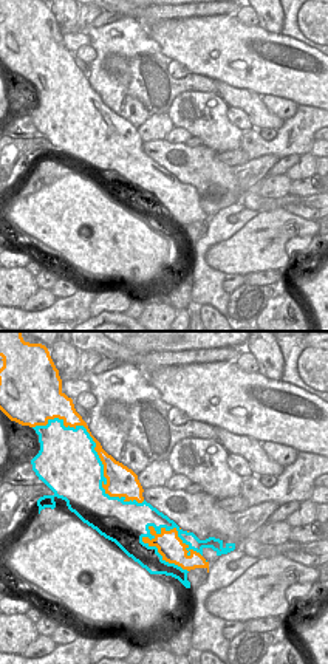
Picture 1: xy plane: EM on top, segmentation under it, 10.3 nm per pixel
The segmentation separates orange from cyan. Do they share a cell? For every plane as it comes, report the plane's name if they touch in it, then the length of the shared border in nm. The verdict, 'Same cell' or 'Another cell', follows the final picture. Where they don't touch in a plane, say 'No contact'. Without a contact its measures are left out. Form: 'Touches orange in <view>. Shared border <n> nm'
Touches orange in xy. Shared border 1400 nm

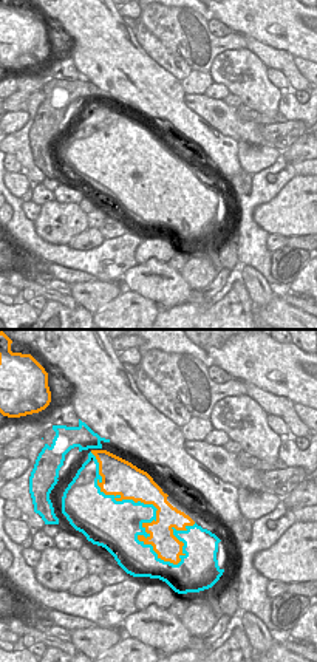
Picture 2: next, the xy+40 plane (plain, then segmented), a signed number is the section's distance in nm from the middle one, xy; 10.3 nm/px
Touches orange in xy+40. Shared border 1500 nm

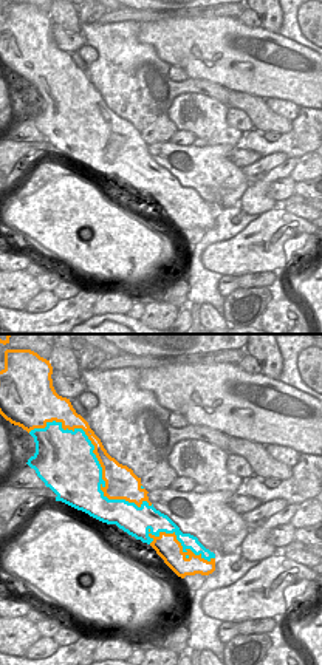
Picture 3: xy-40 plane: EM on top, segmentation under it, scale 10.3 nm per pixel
Touches orange in xy-40. Shared border 1500 nm

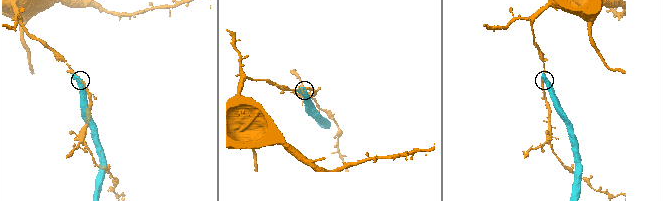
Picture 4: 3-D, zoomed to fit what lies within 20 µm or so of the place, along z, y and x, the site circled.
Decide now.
Another cell

